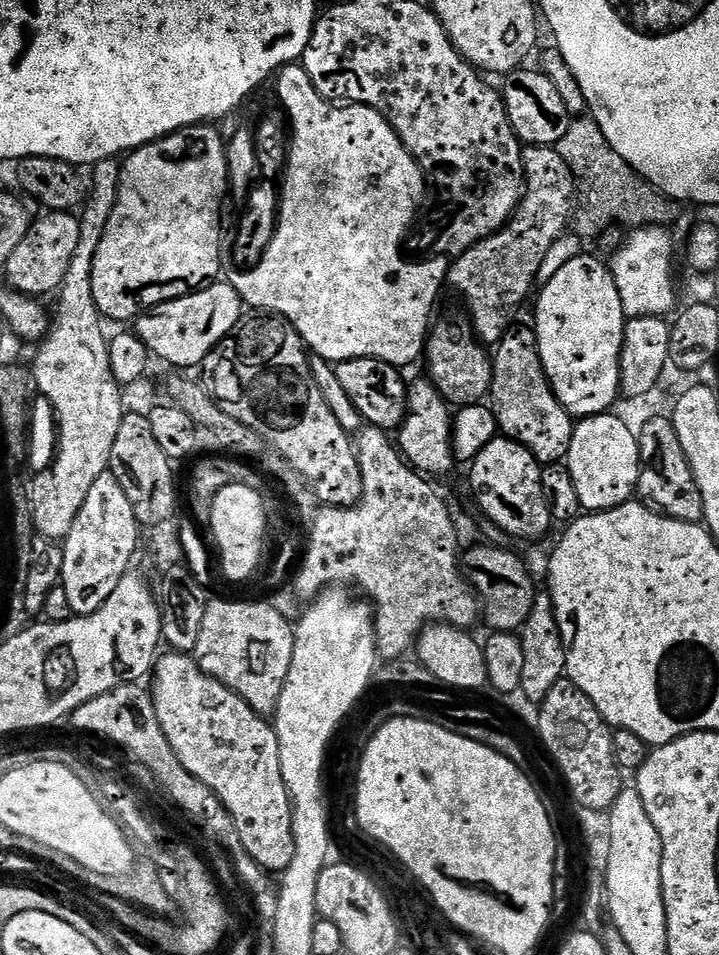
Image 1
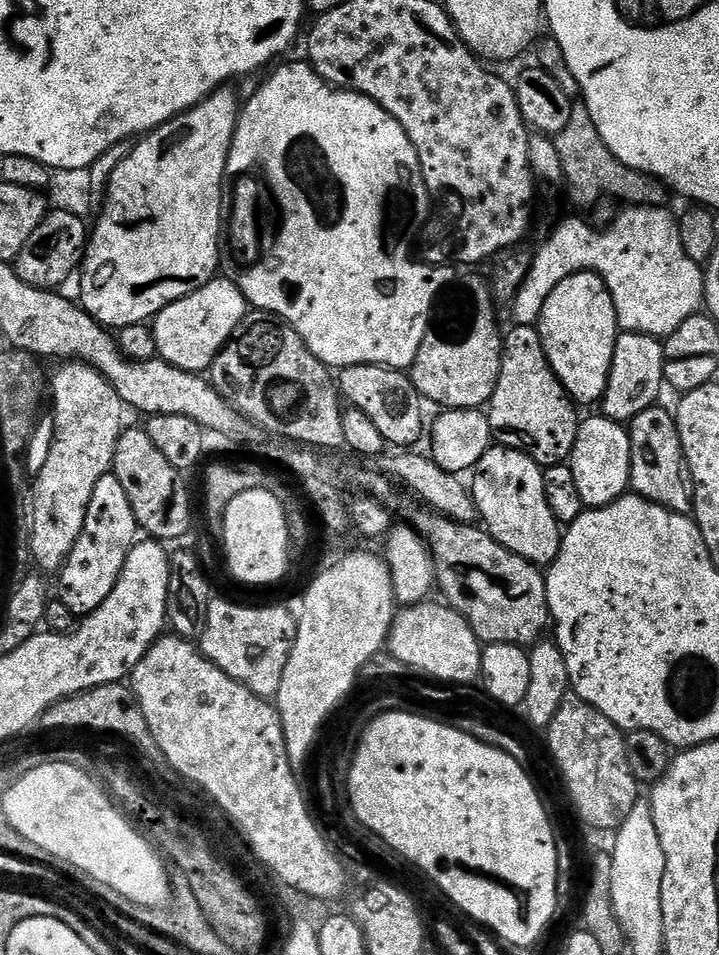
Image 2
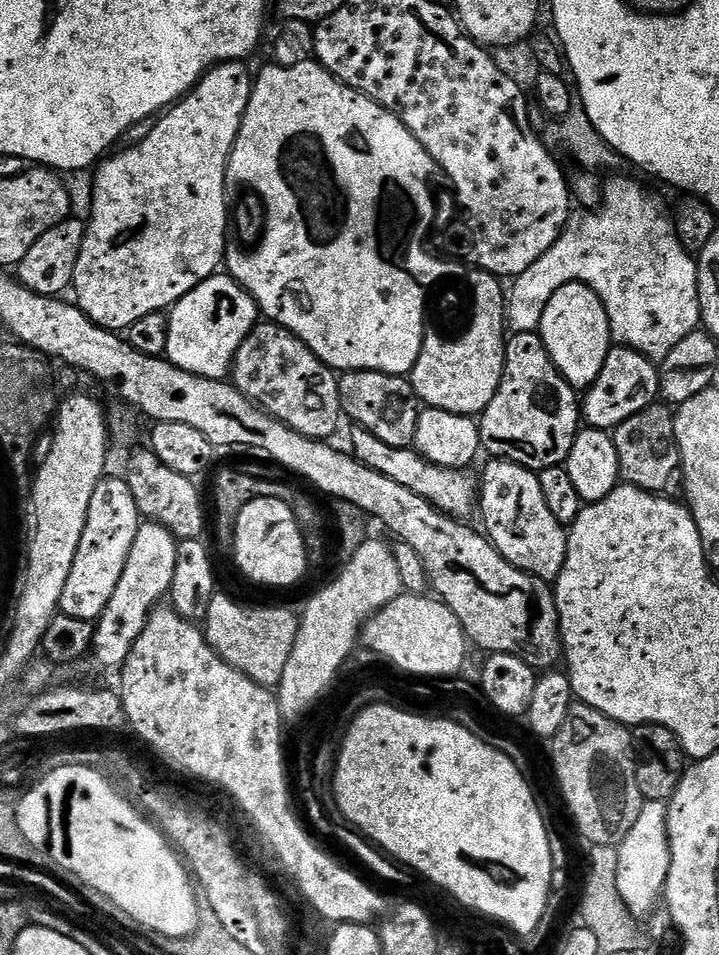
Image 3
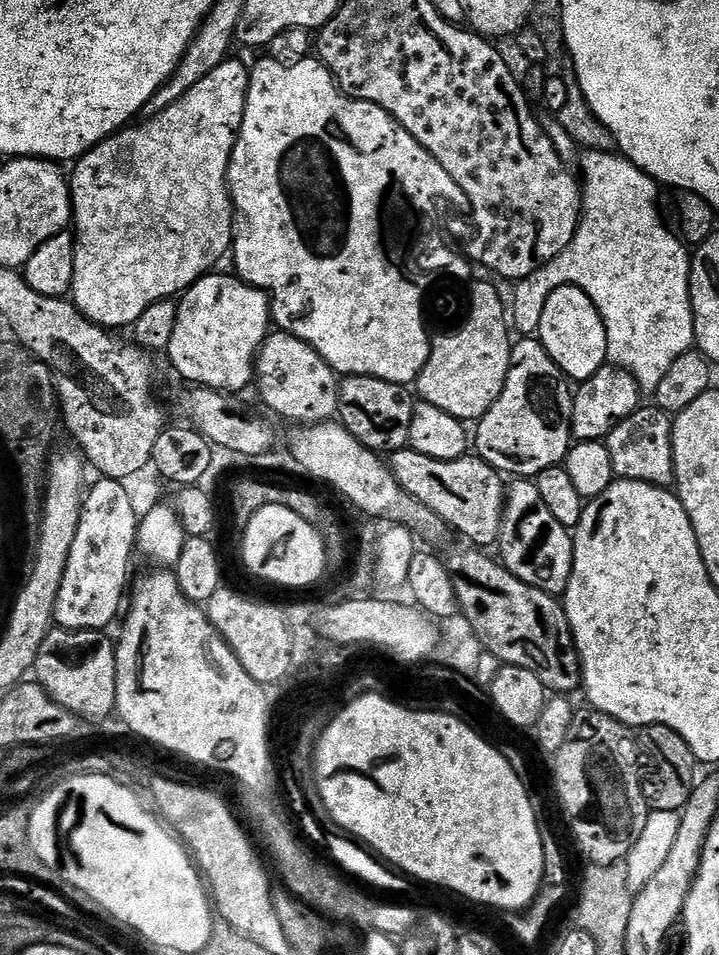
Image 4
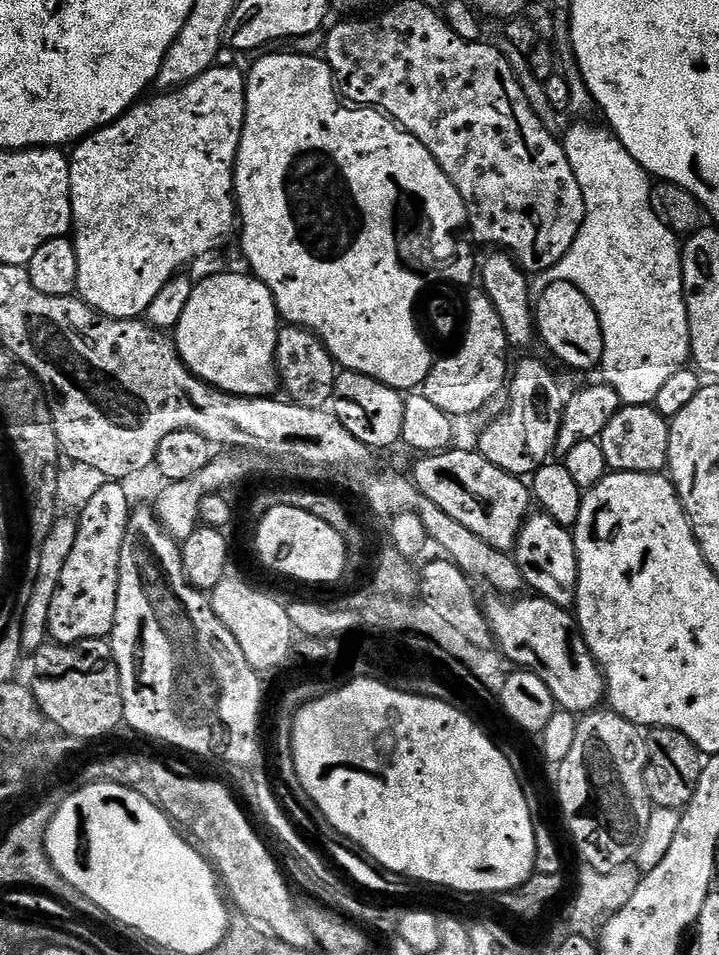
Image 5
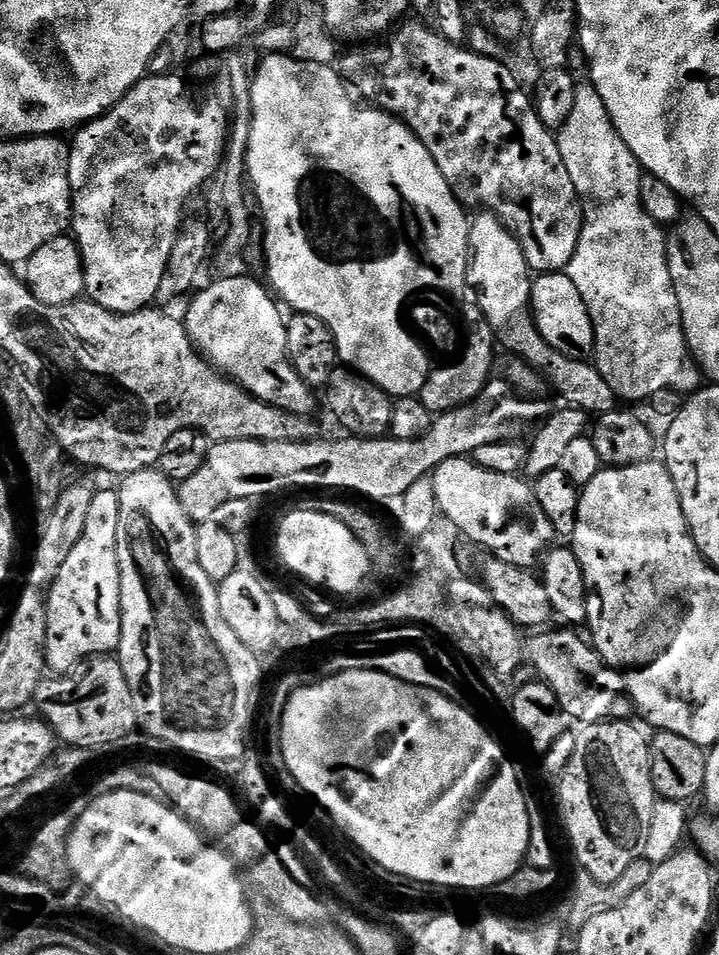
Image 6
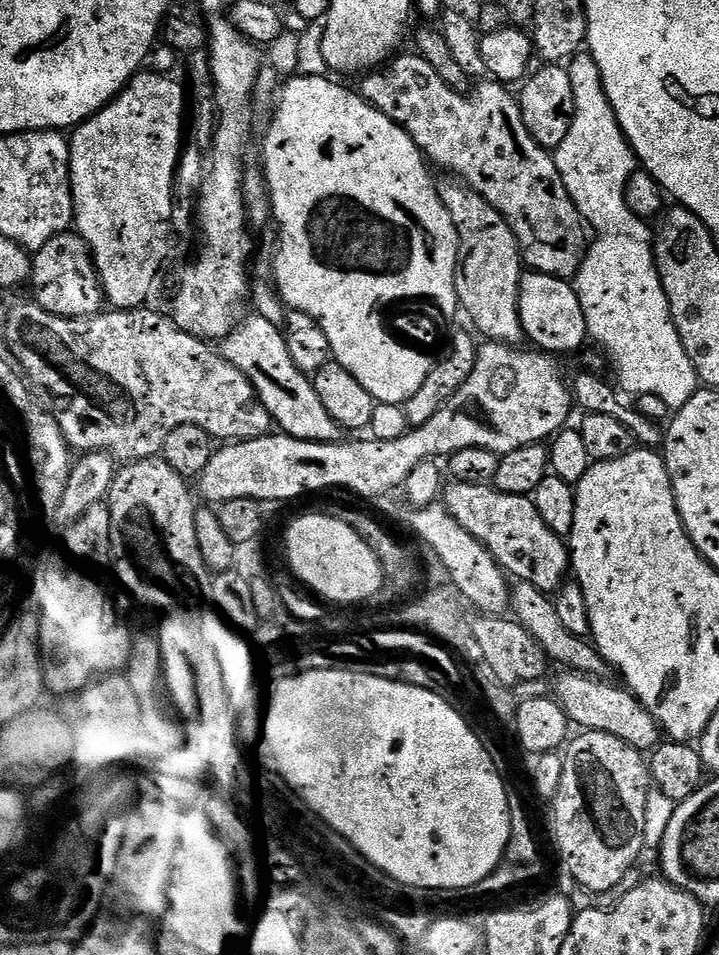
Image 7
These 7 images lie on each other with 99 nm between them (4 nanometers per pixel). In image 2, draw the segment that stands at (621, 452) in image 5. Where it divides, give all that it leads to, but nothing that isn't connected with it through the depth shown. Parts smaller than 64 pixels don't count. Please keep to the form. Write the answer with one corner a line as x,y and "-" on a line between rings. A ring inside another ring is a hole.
661,406
642,410
627,425
630,440
630,488
635,495
672,512
692,512
692,497
686,487
684,451
675,415

